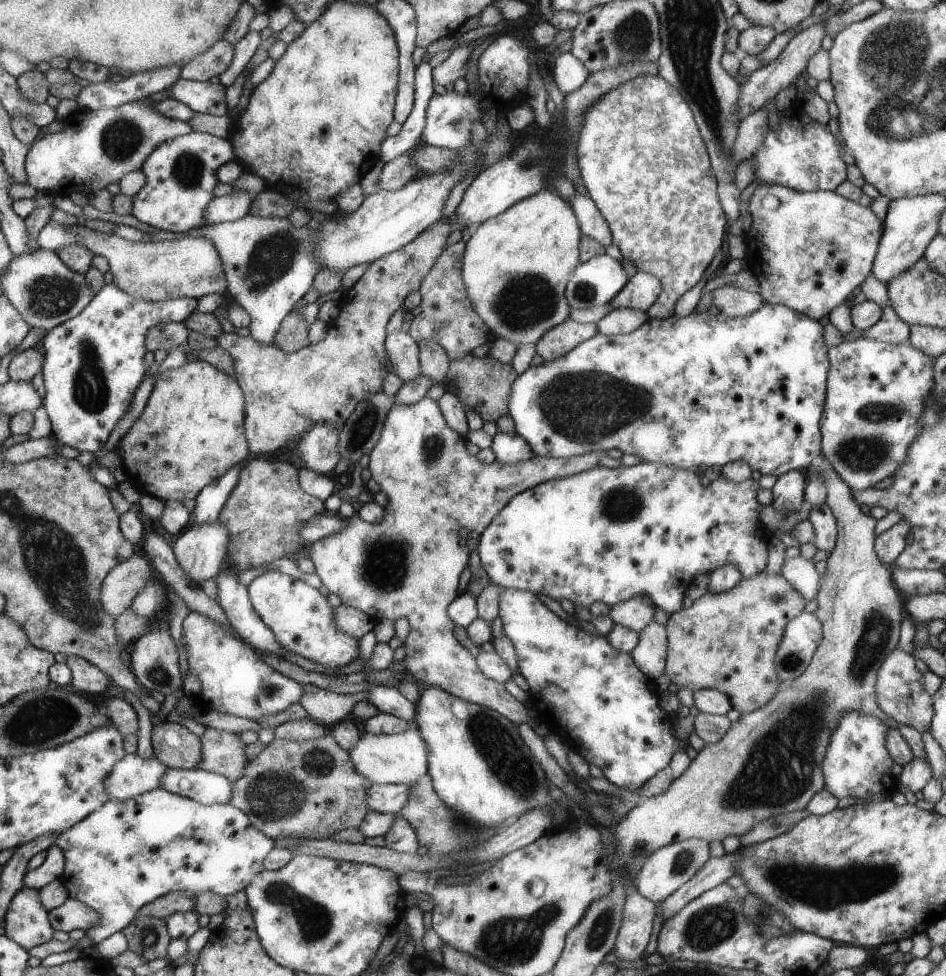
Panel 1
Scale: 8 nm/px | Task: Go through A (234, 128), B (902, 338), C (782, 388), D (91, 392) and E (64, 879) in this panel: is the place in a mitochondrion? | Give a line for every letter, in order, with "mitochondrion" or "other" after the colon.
A: other
B: other
C: other
D: mitochondrion
E: other

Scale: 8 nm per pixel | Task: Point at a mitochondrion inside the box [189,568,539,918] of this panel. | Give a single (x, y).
(274, 795)

